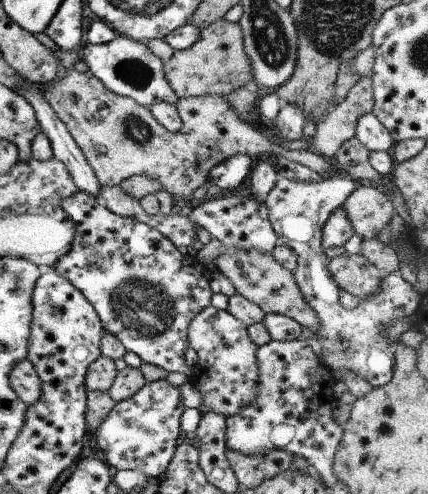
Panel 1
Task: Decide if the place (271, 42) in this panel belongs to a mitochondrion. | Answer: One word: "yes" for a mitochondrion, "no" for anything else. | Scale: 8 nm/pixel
yes

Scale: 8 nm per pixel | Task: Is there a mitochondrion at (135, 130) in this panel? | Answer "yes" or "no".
yes

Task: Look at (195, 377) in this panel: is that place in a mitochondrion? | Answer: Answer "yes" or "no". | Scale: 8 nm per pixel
no

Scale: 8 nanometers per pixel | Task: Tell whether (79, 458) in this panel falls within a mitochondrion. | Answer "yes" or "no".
no

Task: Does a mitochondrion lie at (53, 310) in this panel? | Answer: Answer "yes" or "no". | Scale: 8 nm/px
yes

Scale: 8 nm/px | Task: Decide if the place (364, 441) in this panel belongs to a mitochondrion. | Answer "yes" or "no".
no

